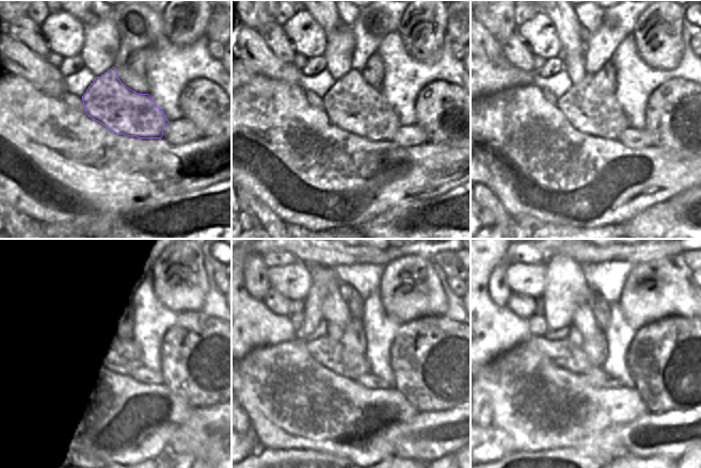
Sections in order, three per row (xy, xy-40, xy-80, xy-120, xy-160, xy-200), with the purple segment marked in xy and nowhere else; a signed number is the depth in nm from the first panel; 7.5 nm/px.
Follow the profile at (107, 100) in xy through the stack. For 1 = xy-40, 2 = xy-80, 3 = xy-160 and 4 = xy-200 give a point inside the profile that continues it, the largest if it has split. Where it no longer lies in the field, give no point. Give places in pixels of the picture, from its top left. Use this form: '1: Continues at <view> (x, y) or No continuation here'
1: Continues at xy-40 (351, 105)
2: Continues at xy-80 (590, 111)
3: Continues at xy-160 (333, 355)
4: Continues at xy-200 (563, 354)

